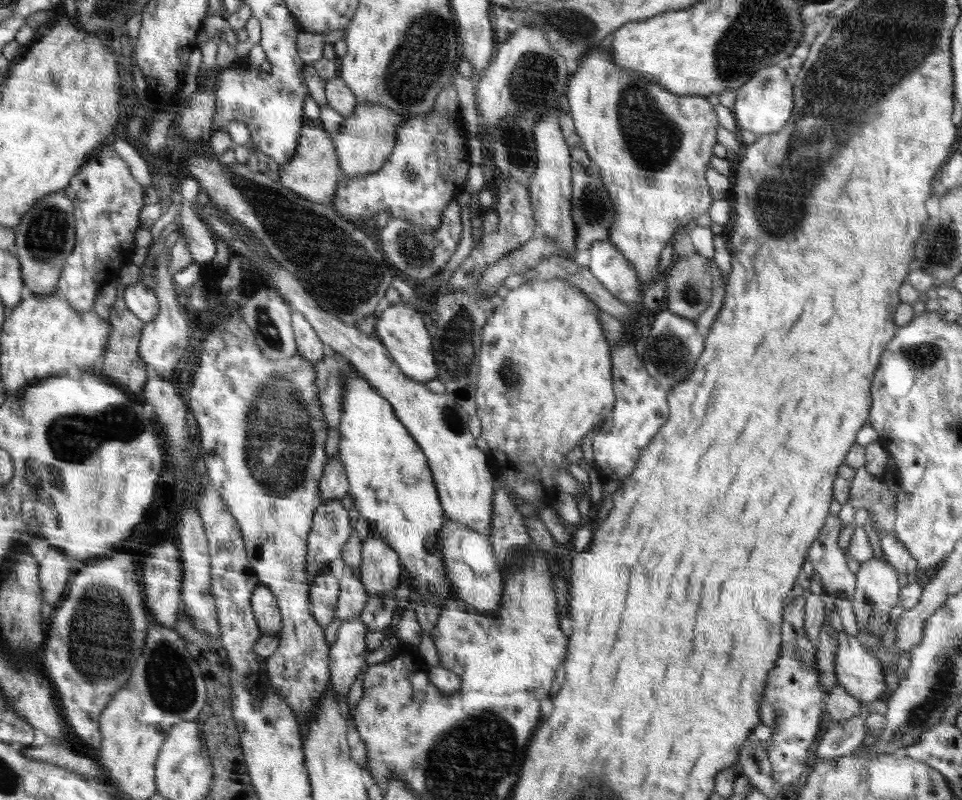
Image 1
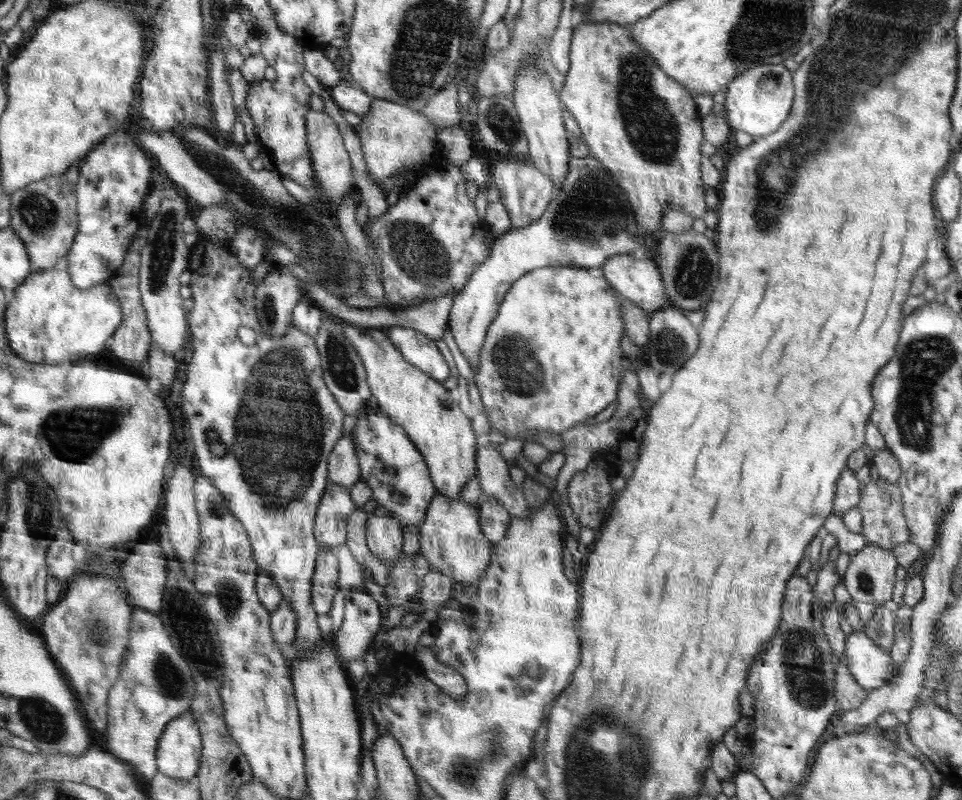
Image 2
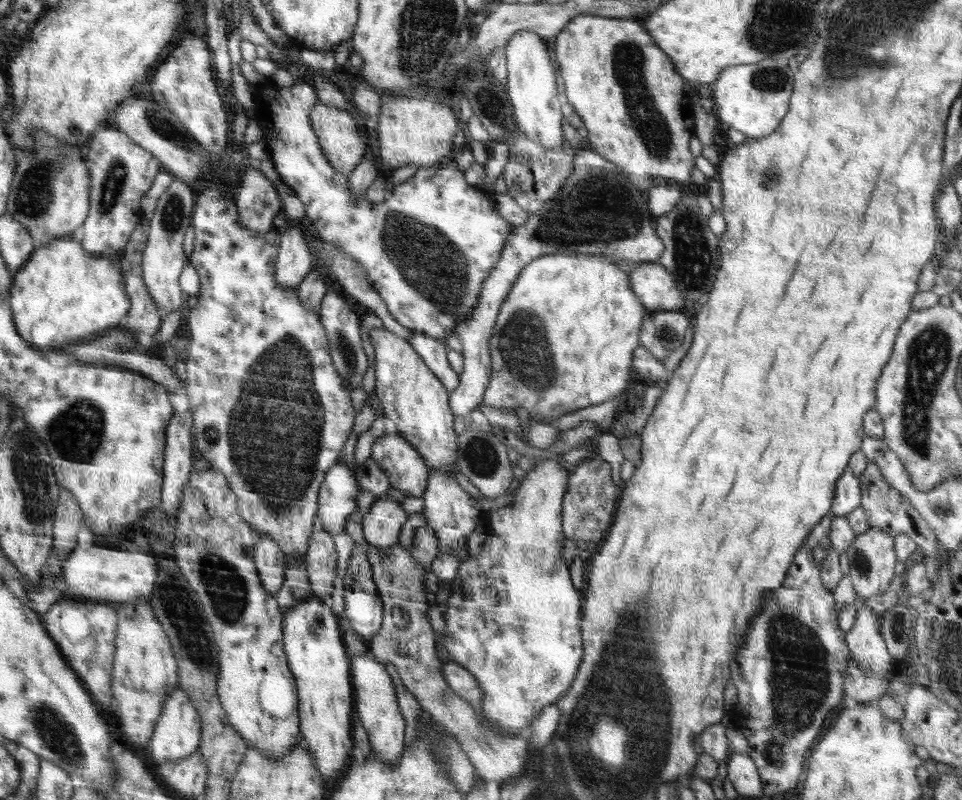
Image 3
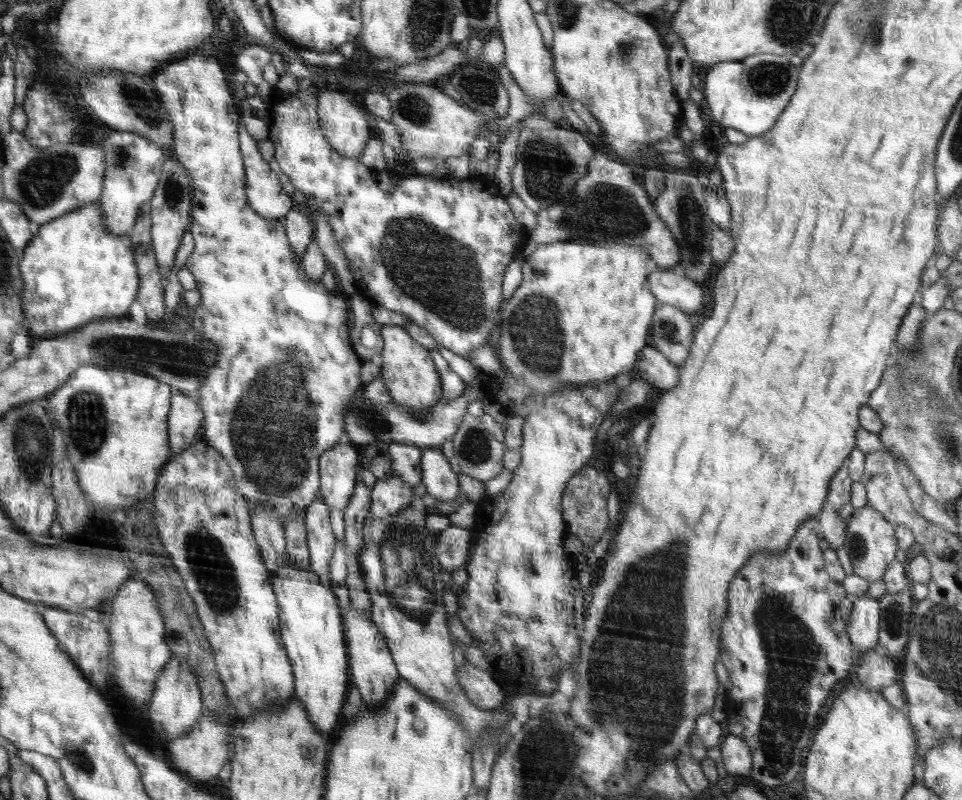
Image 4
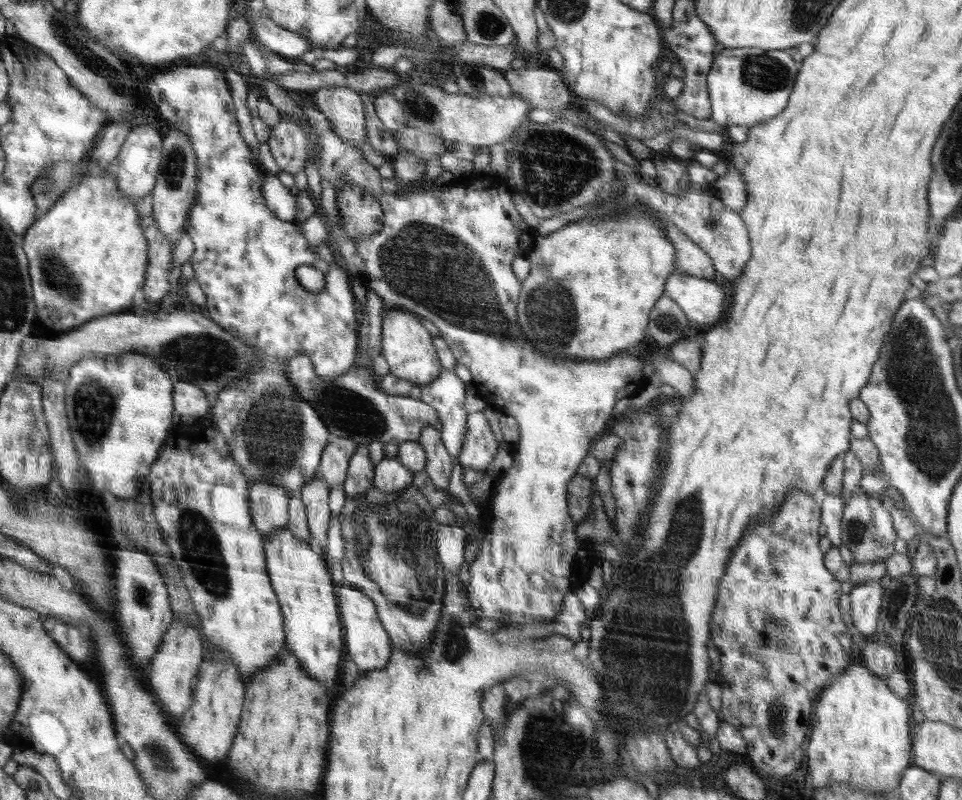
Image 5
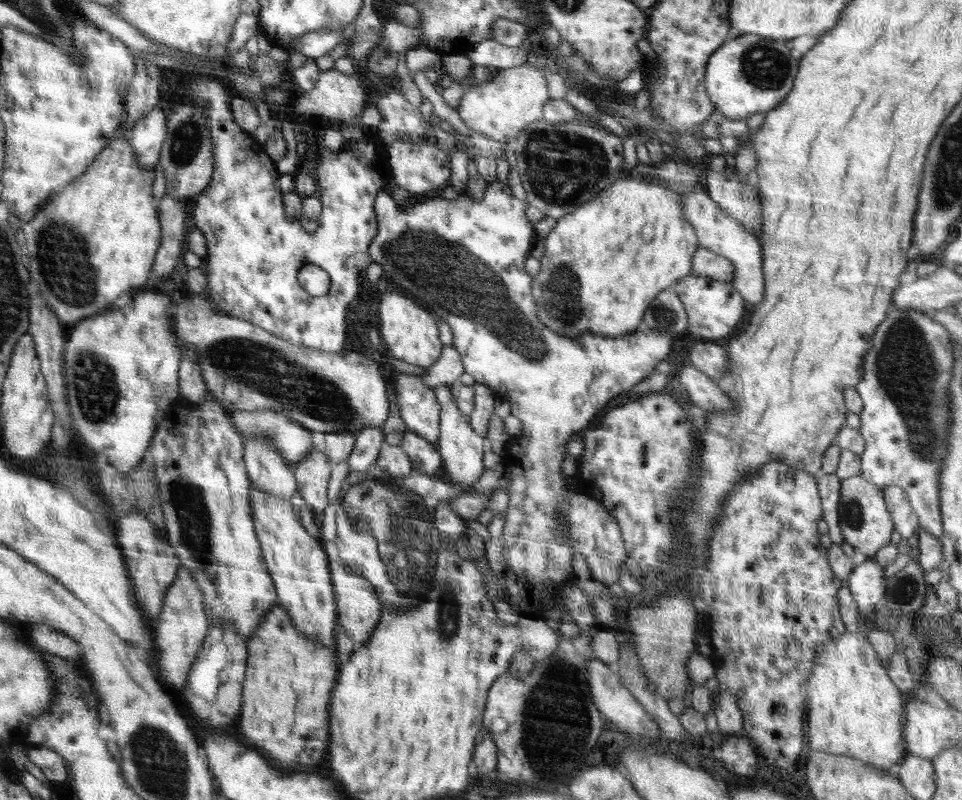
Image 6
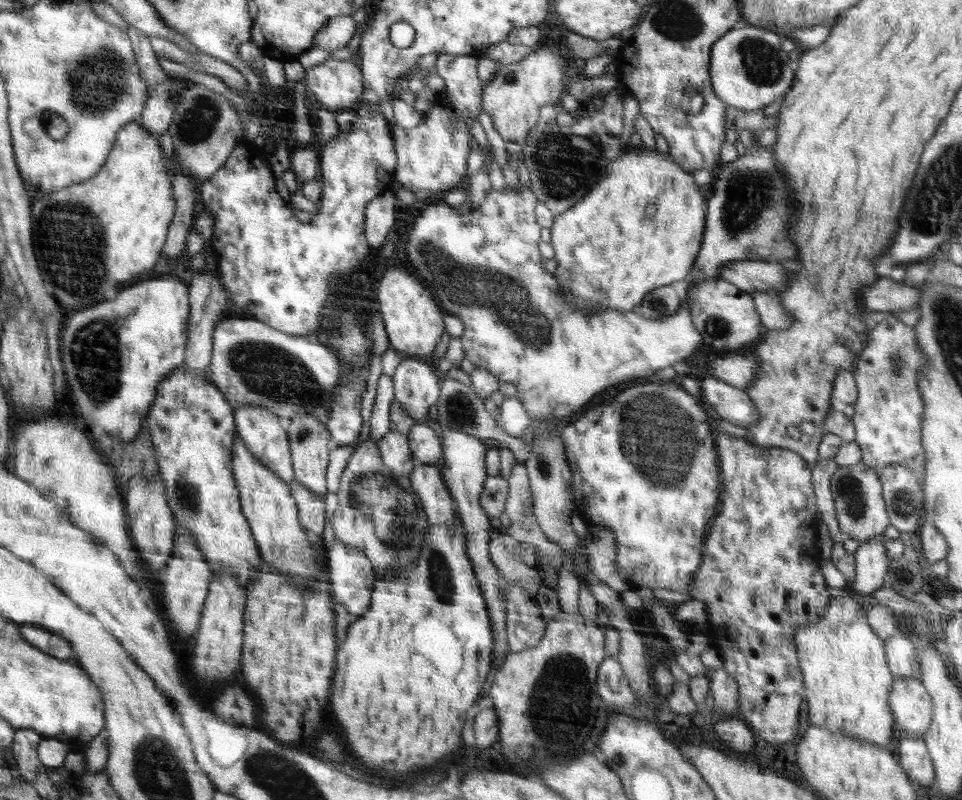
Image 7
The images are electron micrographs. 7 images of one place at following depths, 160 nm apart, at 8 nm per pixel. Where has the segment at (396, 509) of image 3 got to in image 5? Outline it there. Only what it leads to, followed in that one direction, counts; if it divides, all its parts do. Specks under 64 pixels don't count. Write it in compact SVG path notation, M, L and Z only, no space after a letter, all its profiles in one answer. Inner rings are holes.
M384 457L375 466L373 484L381 493L398 493L412 484L412 479L413 474L397 458Z

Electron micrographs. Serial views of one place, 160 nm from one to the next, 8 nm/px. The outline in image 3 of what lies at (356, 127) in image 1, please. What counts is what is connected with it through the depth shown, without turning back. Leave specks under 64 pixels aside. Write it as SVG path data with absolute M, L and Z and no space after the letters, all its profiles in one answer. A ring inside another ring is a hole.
M388 94L381 96L381 111L375 117L378 121L378 158L386 170L397 169L412 165L417 168L426 168L441 164L450 159L453 154L453 142L458 132L458 122L454 111L438 99L428 96L401 97Z

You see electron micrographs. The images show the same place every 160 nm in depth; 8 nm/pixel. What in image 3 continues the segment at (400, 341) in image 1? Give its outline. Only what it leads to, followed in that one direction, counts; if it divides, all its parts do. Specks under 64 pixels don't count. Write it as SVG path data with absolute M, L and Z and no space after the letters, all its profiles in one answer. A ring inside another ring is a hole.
M415 331L406 340L422 357L426 366L436 375L444 388L451 393L459 385L459 374L450 367L450 362L446 359L448 346L435 338Z

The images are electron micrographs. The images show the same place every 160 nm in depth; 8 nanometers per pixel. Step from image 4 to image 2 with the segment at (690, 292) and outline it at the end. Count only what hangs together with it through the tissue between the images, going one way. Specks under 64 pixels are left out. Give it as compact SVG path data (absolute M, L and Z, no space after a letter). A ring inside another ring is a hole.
M615 254L606 259L601 269L613 290L642 310L653 313L669 305L661 274L652 259L640 260L628 254Z

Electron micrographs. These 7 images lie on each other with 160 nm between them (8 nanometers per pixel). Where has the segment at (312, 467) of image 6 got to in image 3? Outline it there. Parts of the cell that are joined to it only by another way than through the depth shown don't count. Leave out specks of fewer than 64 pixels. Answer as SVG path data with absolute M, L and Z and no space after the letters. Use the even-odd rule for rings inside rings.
M322 526L314 530L309 538L308 554L305 562L307 565L308 578L311 584L312 594L315 597L326 599L332 592L332 582L336 574L336 547L332 542L332 536Z

